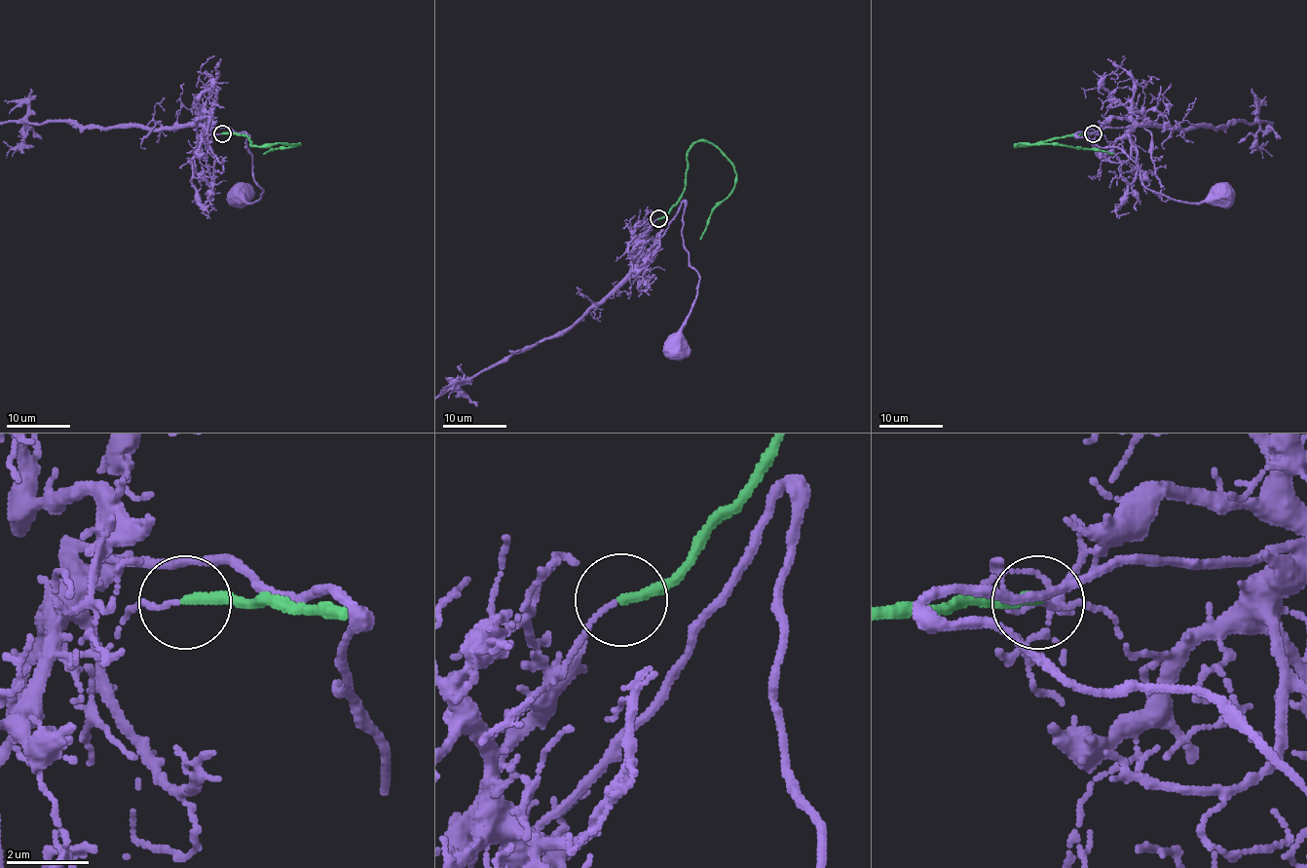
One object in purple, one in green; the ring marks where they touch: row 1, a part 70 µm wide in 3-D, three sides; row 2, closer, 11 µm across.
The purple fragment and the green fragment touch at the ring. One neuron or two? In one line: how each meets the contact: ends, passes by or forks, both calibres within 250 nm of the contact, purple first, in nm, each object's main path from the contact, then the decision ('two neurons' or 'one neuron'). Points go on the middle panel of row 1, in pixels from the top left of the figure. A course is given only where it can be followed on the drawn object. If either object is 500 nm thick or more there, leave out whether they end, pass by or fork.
purple ends; green ends; calibres 90 and 260 nm; course purple (656, 219), (639, 240), (639, 247), (646, 252), (683, 202), (683, 243), (700, 277), (678, 355), (676, 348); course green (658, 219), (683, 192), (687, 150), (698, 141), (709, 141), (733, 167), (735, 187), (713, 211), (700, 240); two neurons

